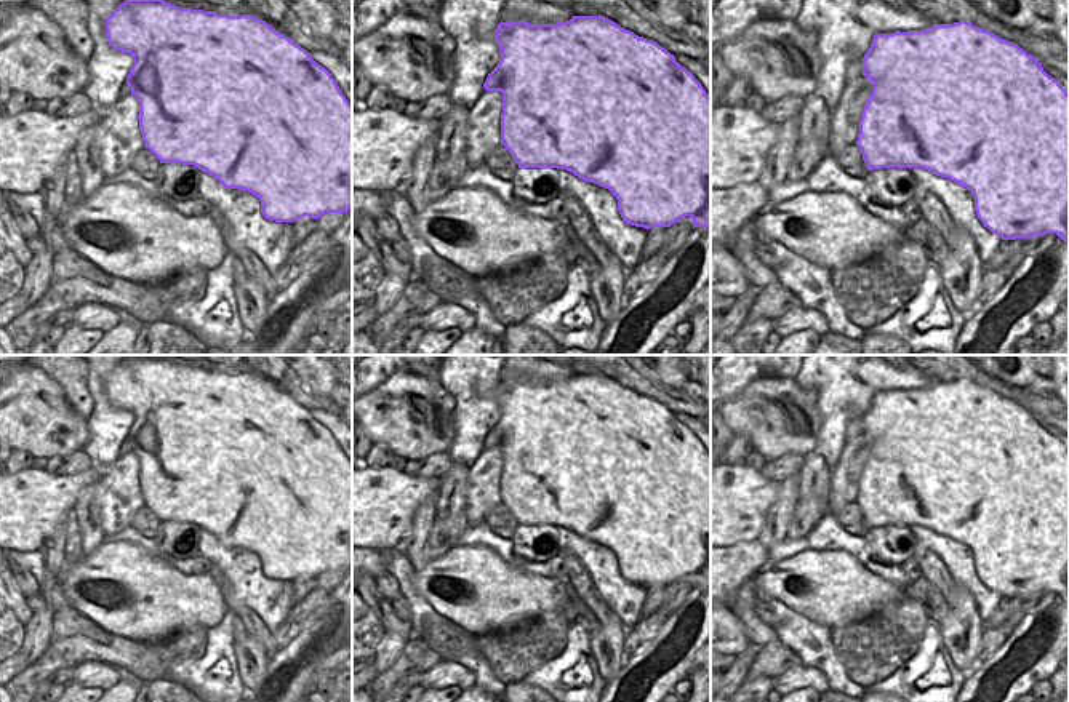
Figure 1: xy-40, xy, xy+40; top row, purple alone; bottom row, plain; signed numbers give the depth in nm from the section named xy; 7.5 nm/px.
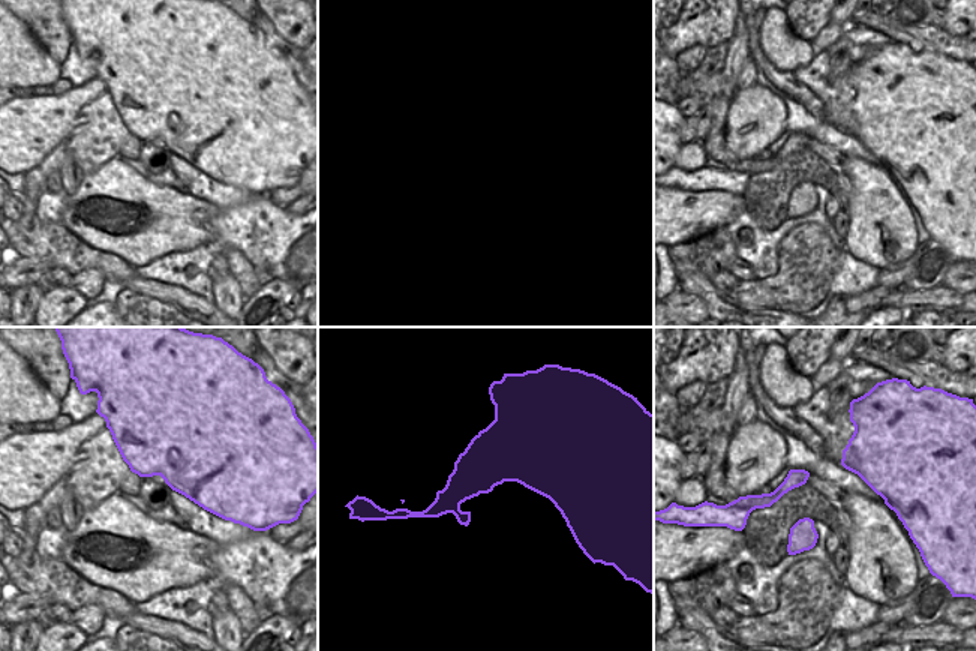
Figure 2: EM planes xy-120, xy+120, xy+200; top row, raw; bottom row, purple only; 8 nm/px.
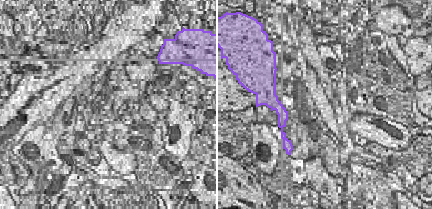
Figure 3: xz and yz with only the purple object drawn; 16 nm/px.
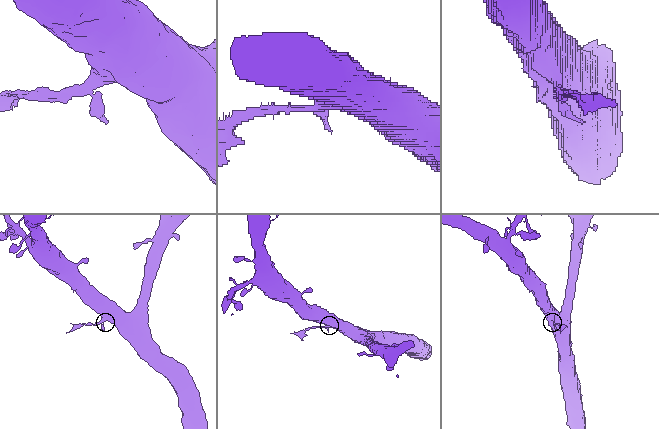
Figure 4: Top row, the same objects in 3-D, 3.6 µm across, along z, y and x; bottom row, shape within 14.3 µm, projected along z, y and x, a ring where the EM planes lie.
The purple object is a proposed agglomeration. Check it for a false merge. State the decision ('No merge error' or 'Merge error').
Merge error

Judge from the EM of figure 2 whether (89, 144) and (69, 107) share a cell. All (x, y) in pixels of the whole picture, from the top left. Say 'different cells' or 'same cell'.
different cells

